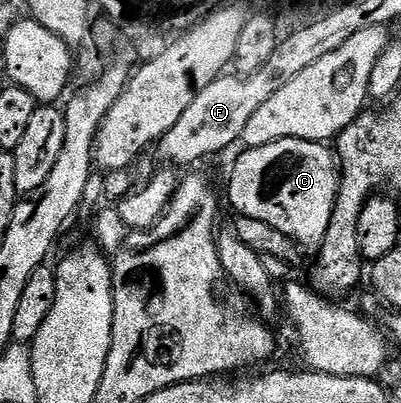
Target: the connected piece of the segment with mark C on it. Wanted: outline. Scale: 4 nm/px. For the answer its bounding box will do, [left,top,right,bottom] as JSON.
[229,138,341,249]

